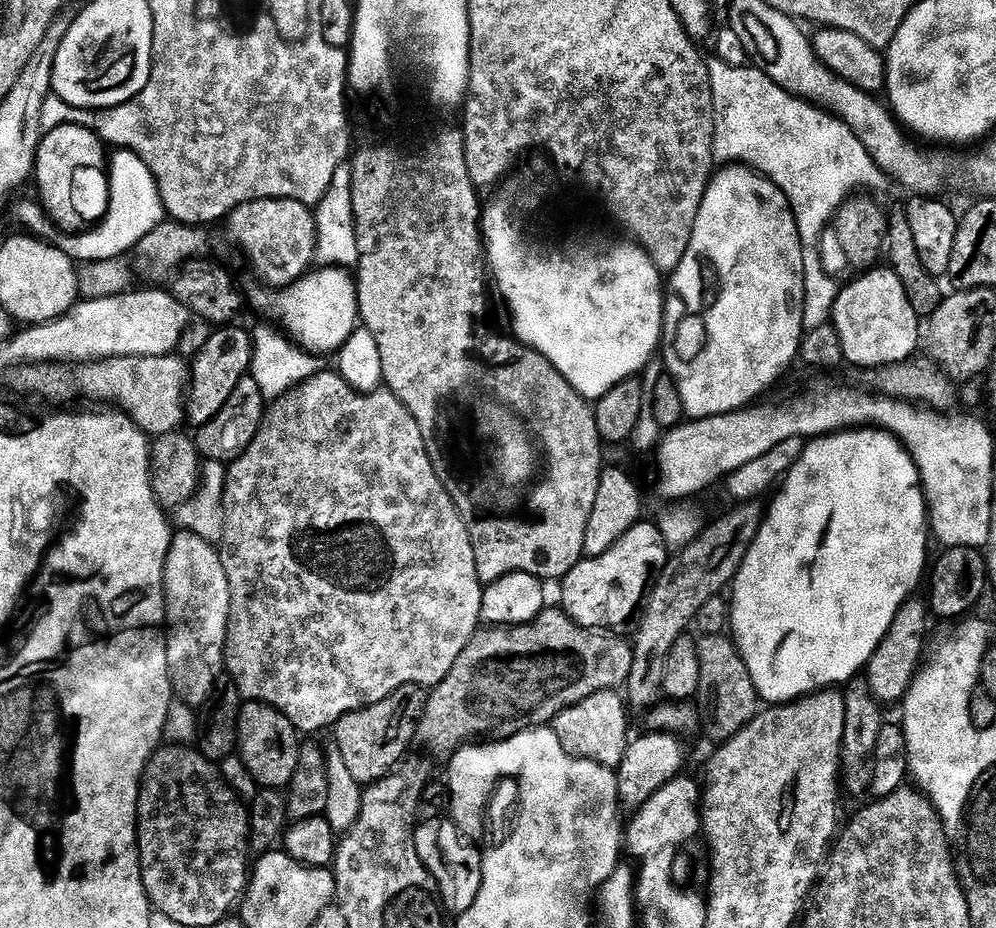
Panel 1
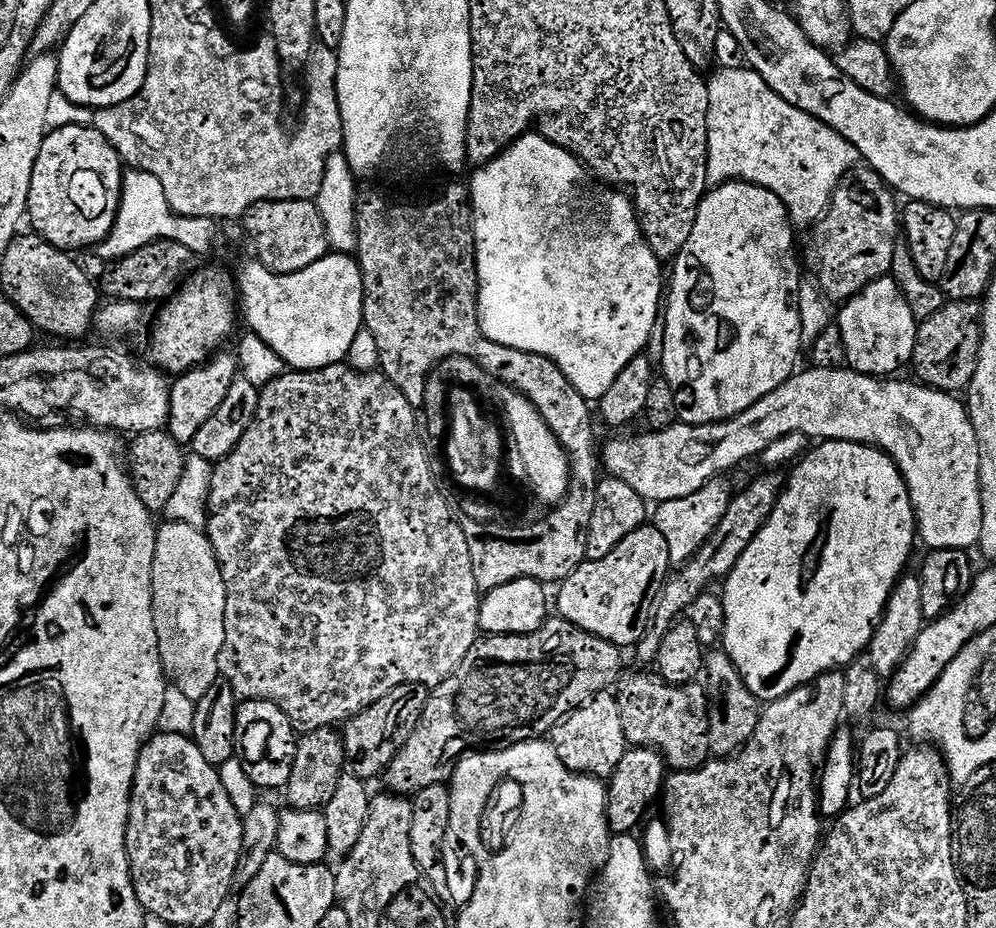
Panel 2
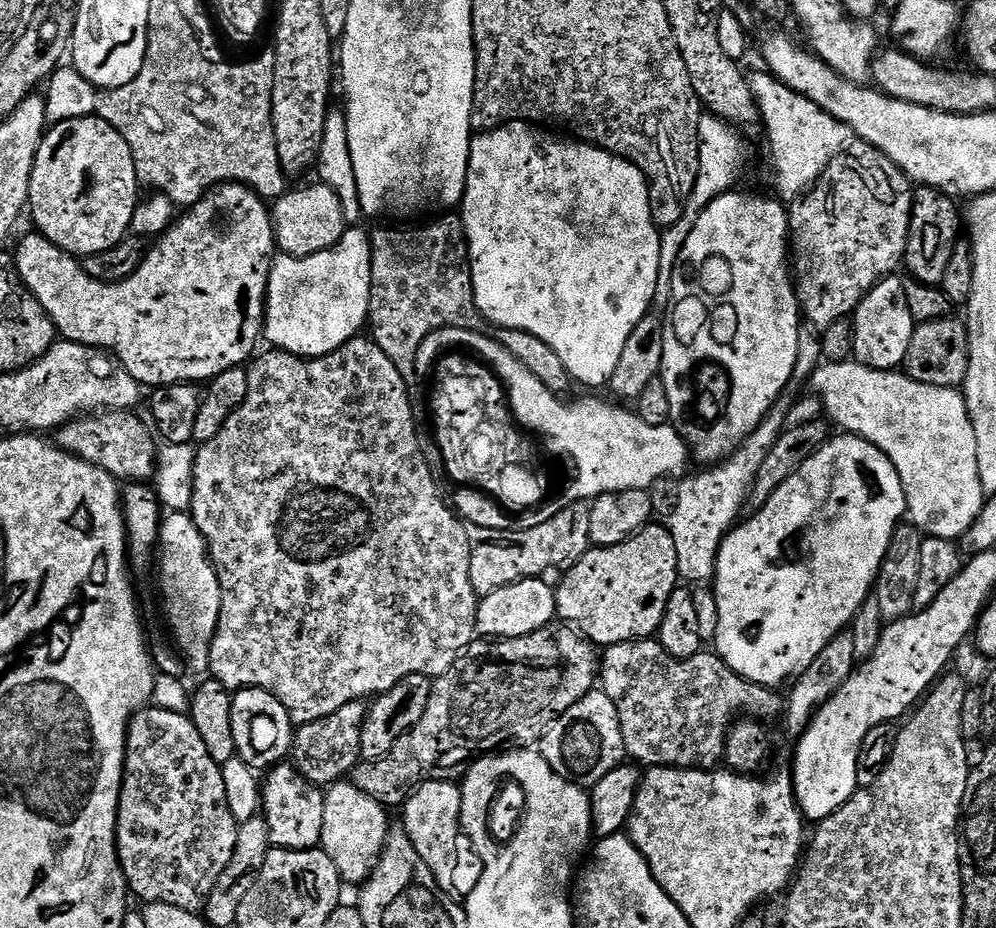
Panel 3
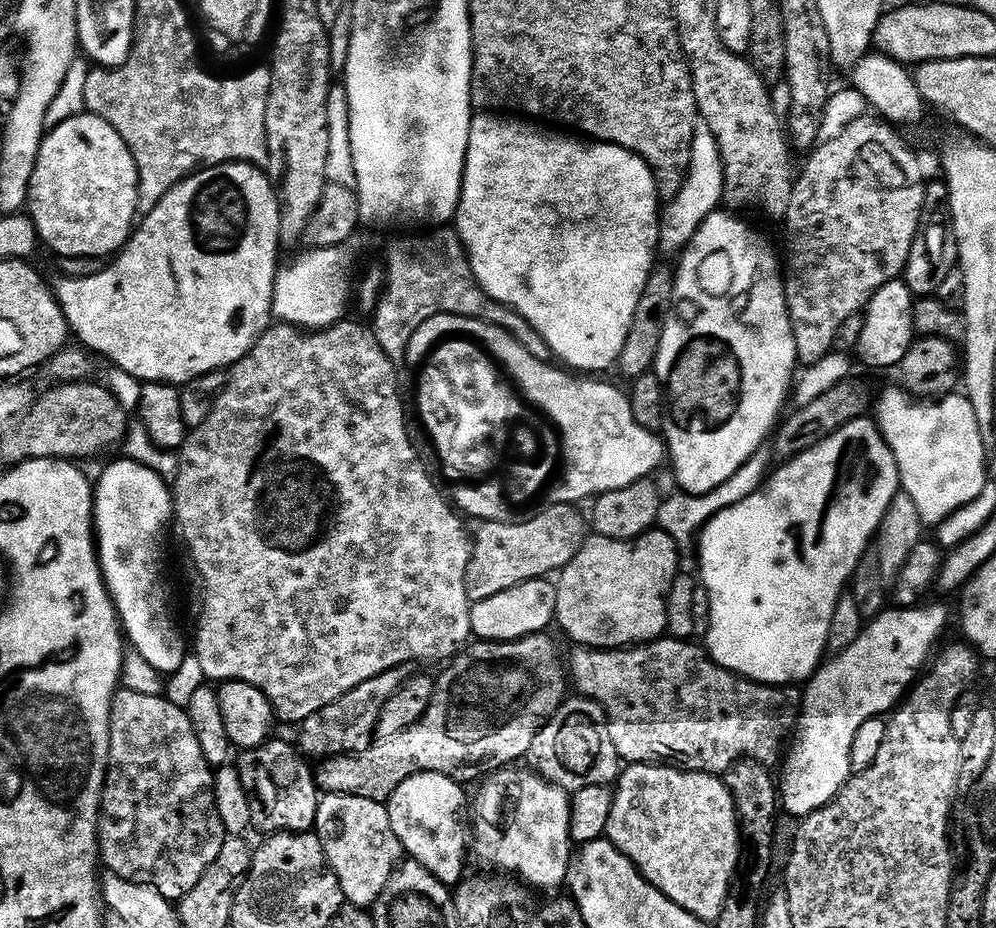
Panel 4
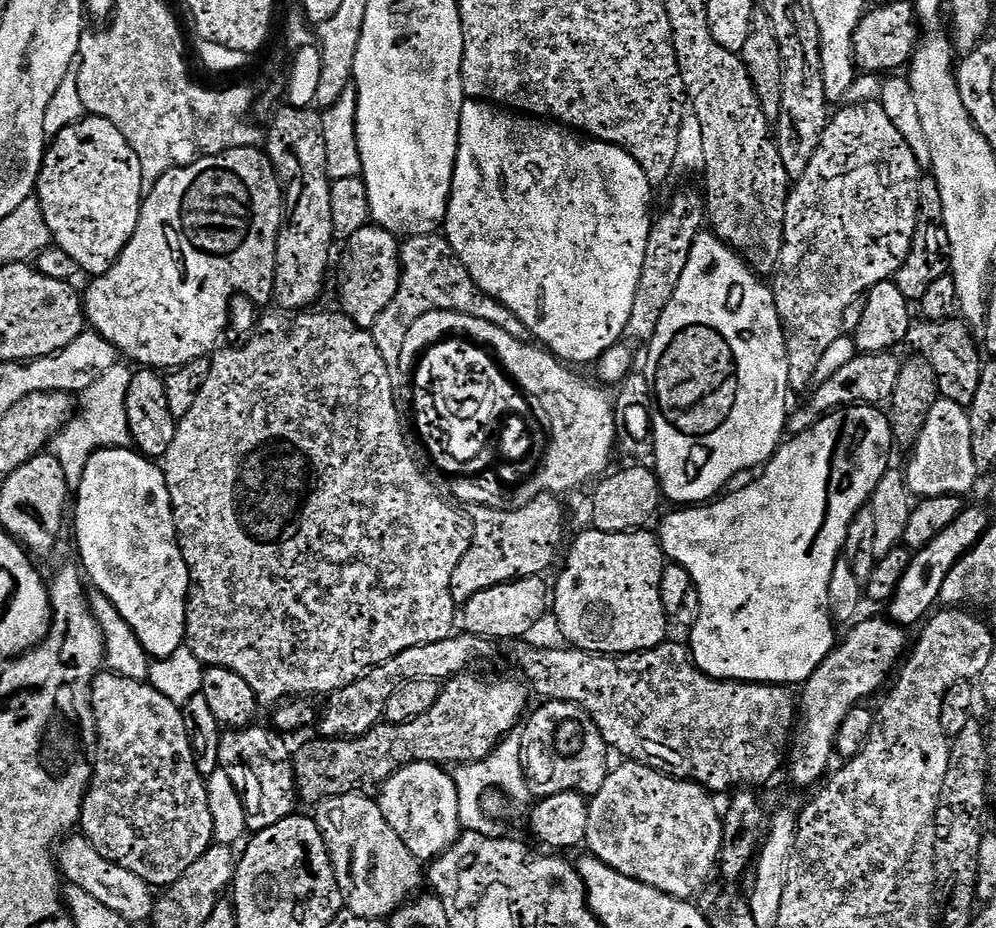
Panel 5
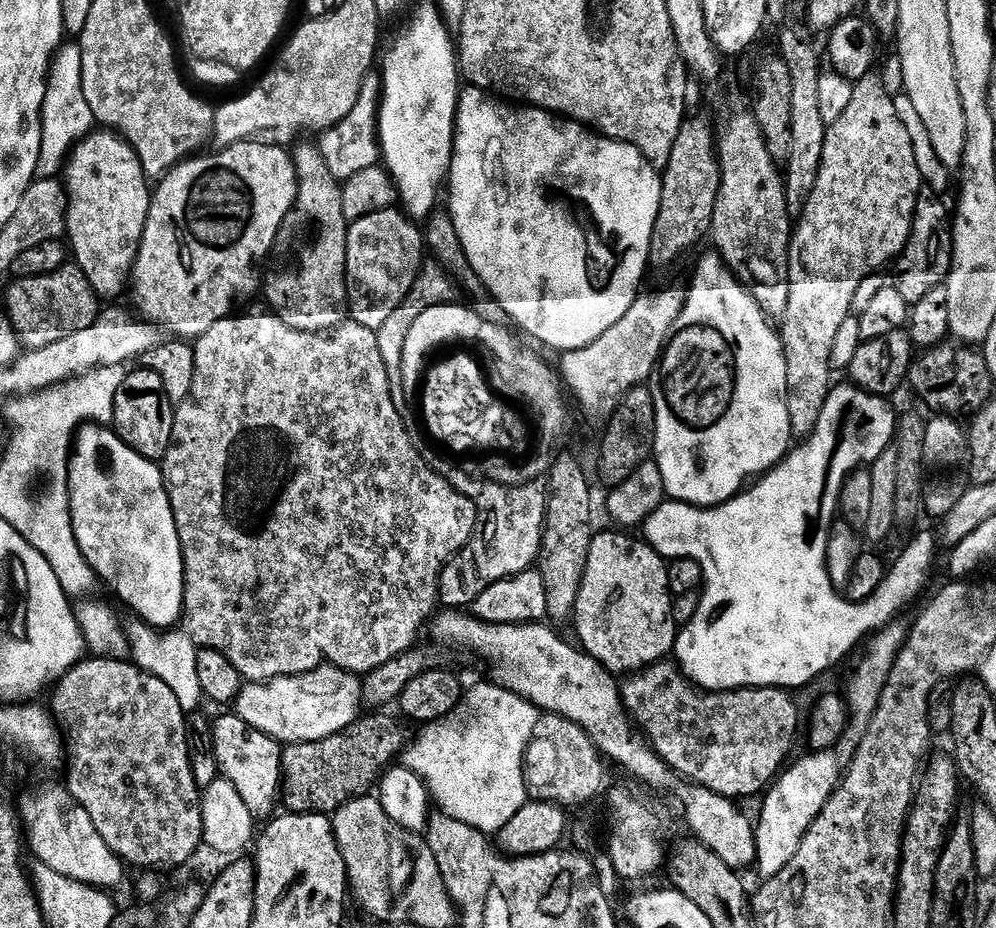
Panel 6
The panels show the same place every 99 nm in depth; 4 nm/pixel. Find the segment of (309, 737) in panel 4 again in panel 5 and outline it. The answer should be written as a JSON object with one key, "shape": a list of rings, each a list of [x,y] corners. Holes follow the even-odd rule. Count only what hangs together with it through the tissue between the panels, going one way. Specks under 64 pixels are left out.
{"shape":[[[453,634],[442,642],[430,642],[426,646],[410,646],[410,650],[402,650],[394,658],[390,658],[377,668],[354,681],[350,686],[341,688],[327,697],[324,709],[320,712],[320,732],[324,738],[355,738],[364,736],[384,720],[386,702],[390,702],[390,694],[398,690],[406,681],[434,682],[439,680],[447,682],[454,676],[467,673],[471,664],[479,660],[488,660],[496,652],[497,645],[482,636],[469,636],[467,634]]]}

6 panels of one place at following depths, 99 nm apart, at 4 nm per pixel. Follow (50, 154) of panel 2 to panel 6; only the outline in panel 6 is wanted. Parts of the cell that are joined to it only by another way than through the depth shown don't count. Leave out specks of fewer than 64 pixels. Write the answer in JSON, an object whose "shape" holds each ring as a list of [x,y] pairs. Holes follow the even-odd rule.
{"shape":[[[93,130],[72,149],[66,161],[66,167],[62,172],[62,180],[66,185],[66,240],[70,245],[71,259],[74,261],[75,267],[79,268],[80,273],[88,280],[88,285],[96,292],[97,297],[116,296],[123,288],[125,291],[126,285],[130,280],[132,266],[136,263],[136,251],[140,248],[140,238],[144,233],[144,222],[148,217],[148,206],[150,203],[149,177],[144,175],[144,167],[140,165],[138,154],[128,145],[127,140],[117,136],[111,130]]]}

